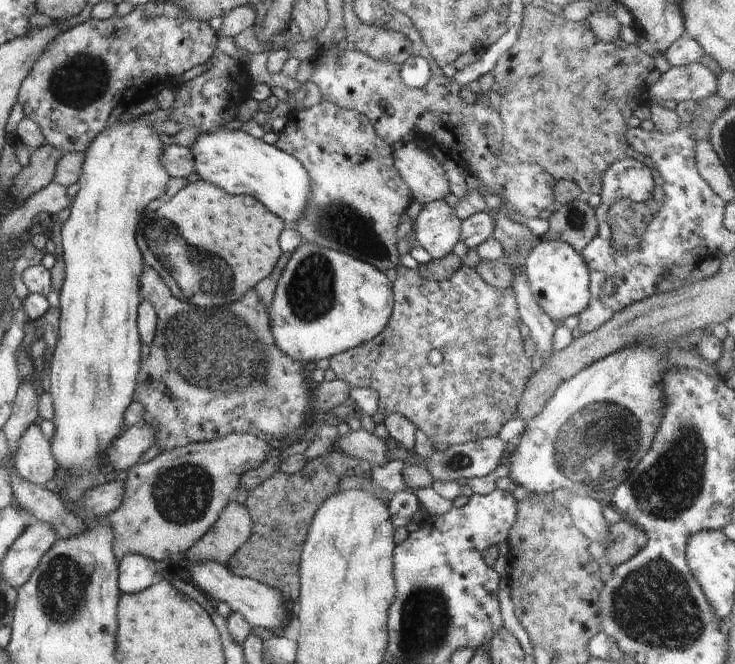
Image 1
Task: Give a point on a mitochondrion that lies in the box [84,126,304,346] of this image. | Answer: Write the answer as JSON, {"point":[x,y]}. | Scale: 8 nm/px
{"point":[214,278]}

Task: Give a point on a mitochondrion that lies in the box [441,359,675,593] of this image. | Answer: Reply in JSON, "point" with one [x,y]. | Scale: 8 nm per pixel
{"point":[595,442]}

